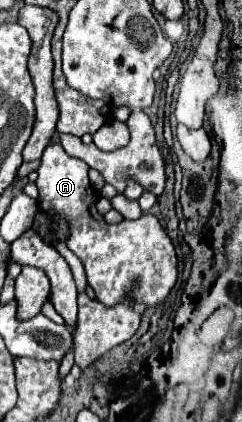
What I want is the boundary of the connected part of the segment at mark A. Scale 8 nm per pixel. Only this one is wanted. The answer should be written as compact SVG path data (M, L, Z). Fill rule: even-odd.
M50 144L44 150L36 186L40 190L38 206L42 210L54 210L58 216L70 222L68 248L82 260L88 284L94 288L94 294L102 304L118 304L124 292L132 292L140 310L158 306L166 300L176 284L178 258L156 216L143 214L136 221L123 220L122 226L108 226L94 206L96 194L92 192L88 180L88 164L68 156L60 144Z

